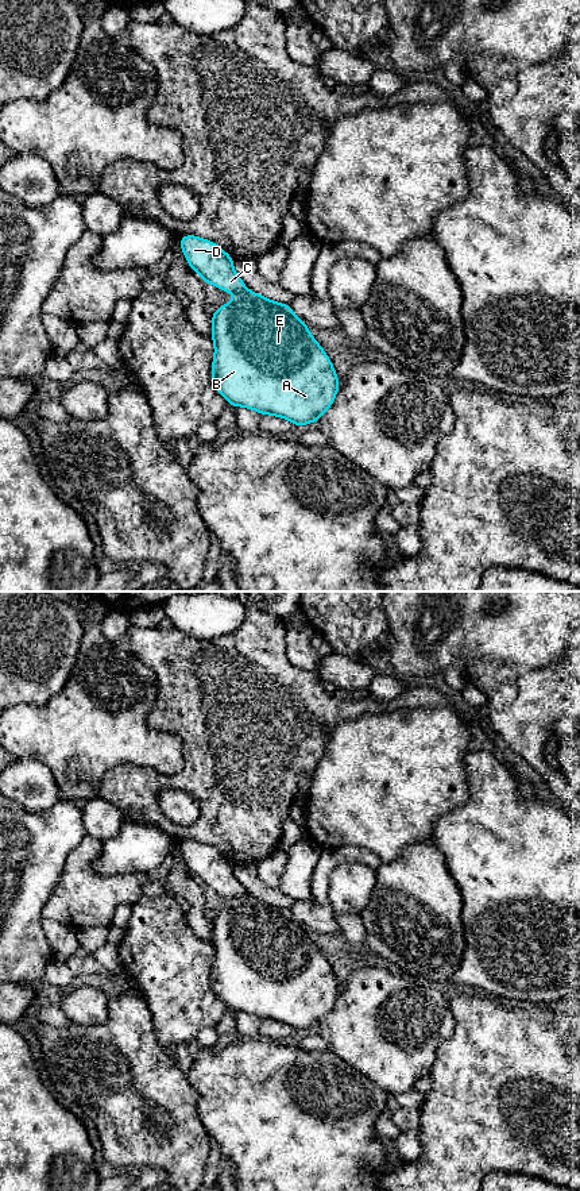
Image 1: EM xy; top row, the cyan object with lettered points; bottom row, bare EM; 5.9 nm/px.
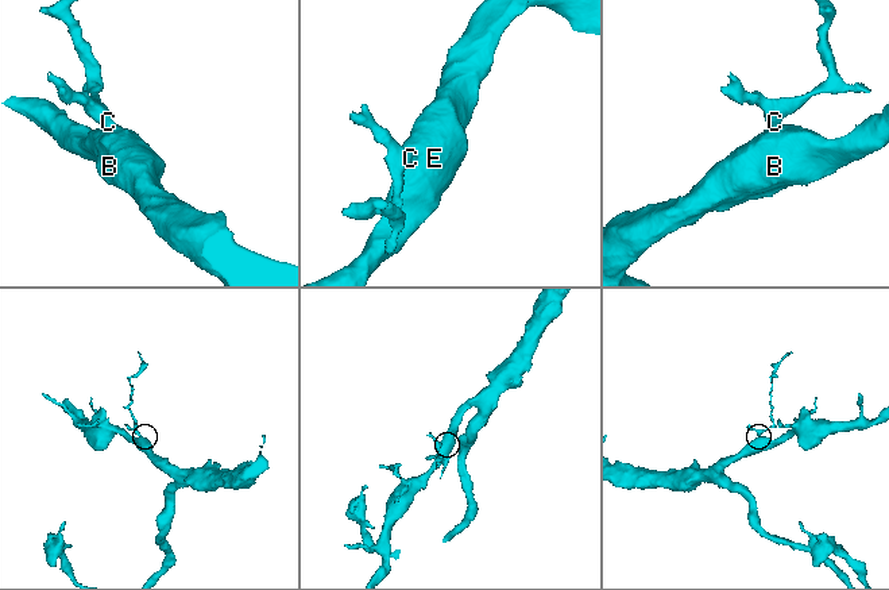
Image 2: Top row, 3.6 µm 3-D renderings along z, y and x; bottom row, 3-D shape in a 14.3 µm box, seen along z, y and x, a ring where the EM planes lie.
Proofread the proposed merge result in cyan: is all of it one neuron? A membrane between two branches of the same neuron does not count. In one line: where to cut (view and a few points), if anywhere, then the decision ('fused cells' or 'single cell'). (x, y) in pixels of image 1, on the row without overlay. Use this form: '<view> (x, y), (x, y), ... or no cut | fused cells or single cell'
xy (244, 894), (238, 900) | fused cells

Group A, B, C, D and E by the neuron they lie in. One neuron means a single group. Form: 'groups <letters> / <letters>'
groups A B E / C D

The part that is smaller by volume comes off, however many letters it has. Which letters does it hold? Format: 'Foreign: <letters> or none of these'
Foreign: C, D

